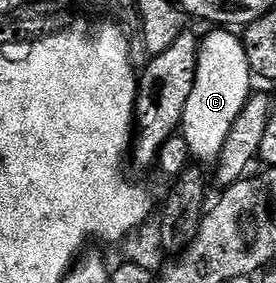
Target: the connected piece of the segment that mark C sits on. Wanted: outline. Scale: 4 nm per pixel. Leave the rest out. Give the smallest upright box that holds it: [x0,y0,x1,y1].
[179,29,255,165]

